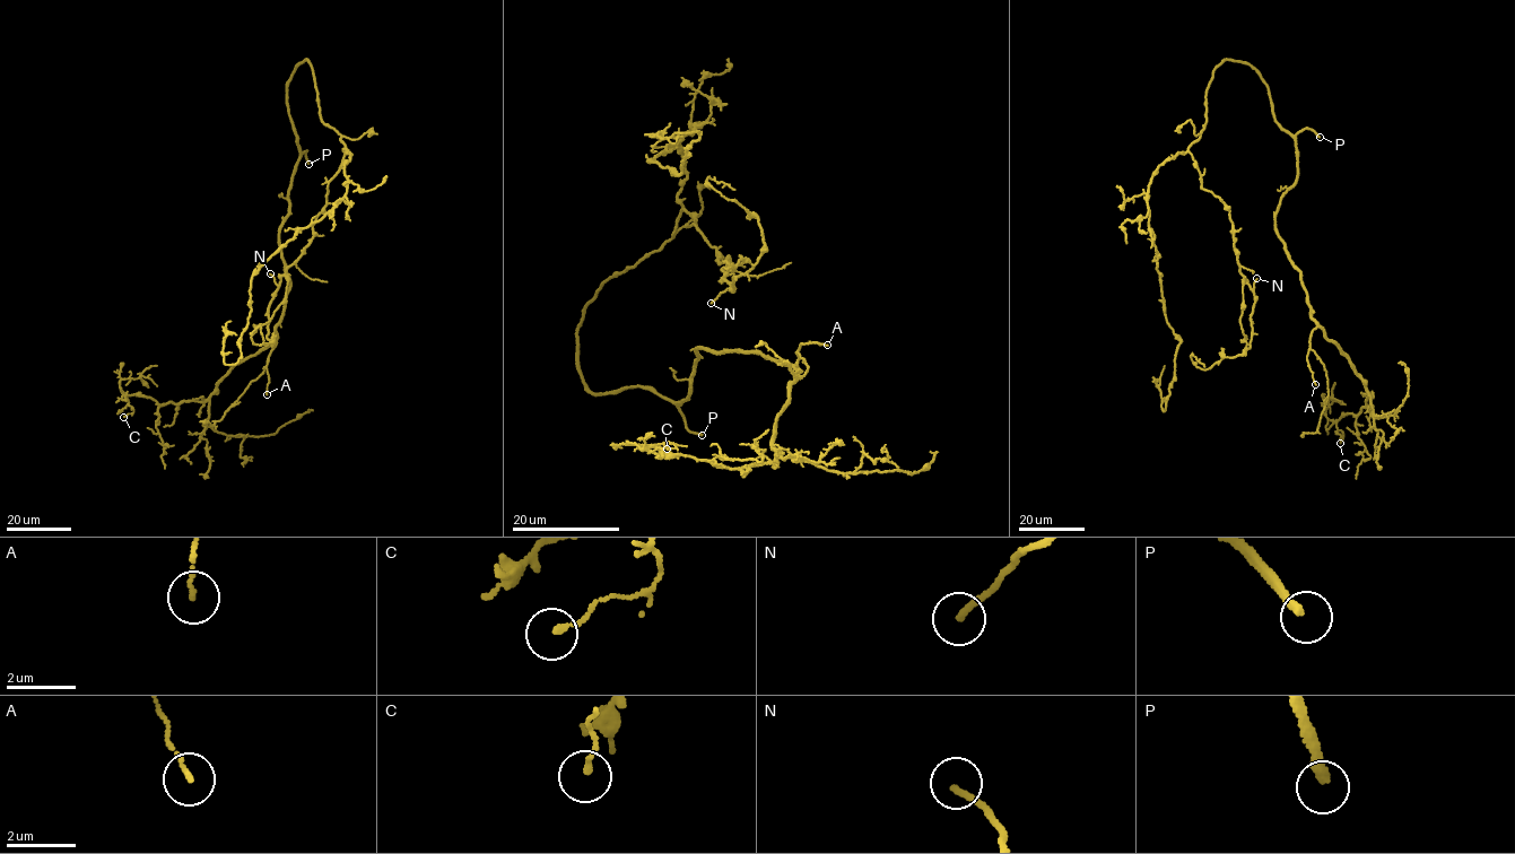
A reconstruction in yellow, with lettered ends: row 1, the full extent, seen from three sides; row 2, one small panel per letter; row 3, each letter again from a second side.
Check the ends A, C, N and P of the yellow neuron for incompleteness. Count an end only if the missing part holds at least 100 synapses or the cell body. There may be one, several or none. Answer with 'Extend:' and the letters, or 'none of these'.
Extend: P

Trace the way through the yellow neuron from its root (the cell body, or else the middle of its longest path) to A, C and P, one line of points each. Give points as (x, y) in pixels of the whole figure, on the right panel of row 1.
A: (1263, 80), (1274, 121), (1294, 139), (1297, 177), (1281, 198), (1274, 223), (1316, 325), (1306, 358), (1315, 384)
C: (1263, 80), (1297, 159), (1277, 235), (1312, 317), (1369, 394), (1337, 421), (1340, 443)
P: (1263, 80), (1279, 125), (1294, 136), (1308, 129), (1320, 137)

